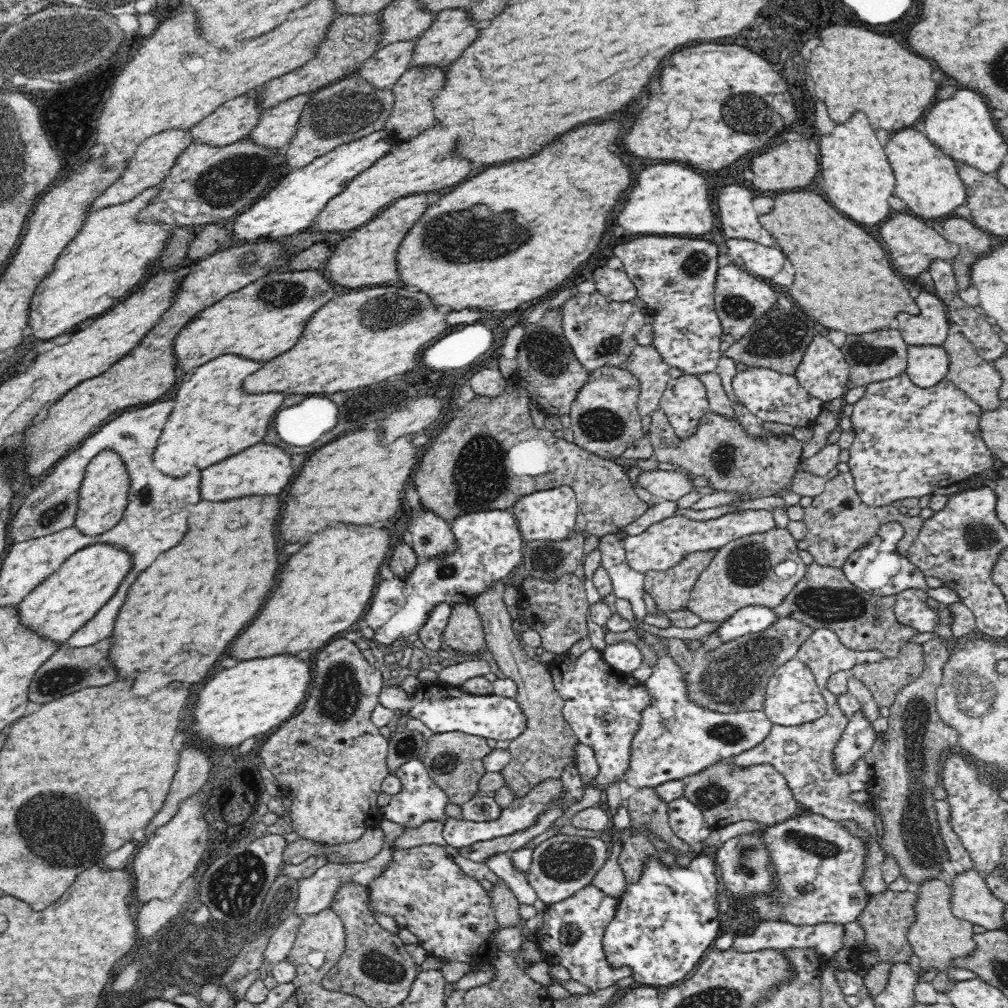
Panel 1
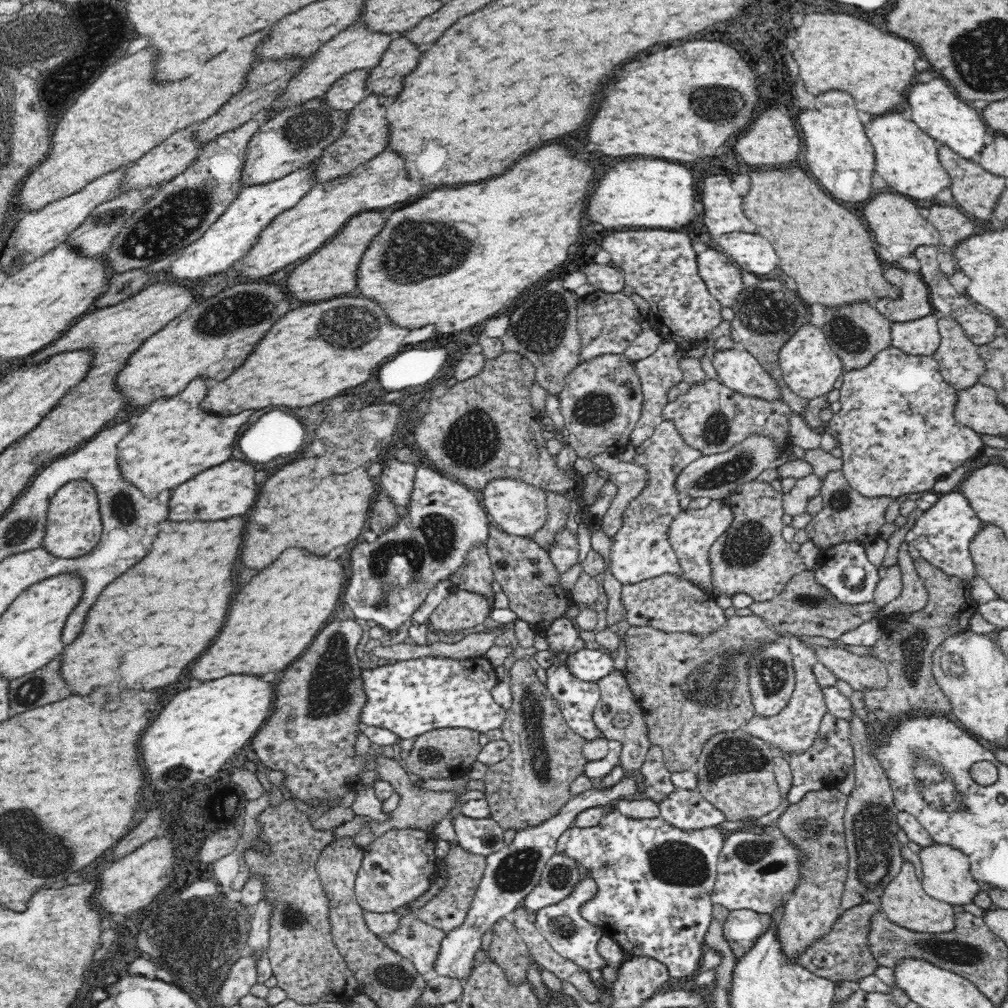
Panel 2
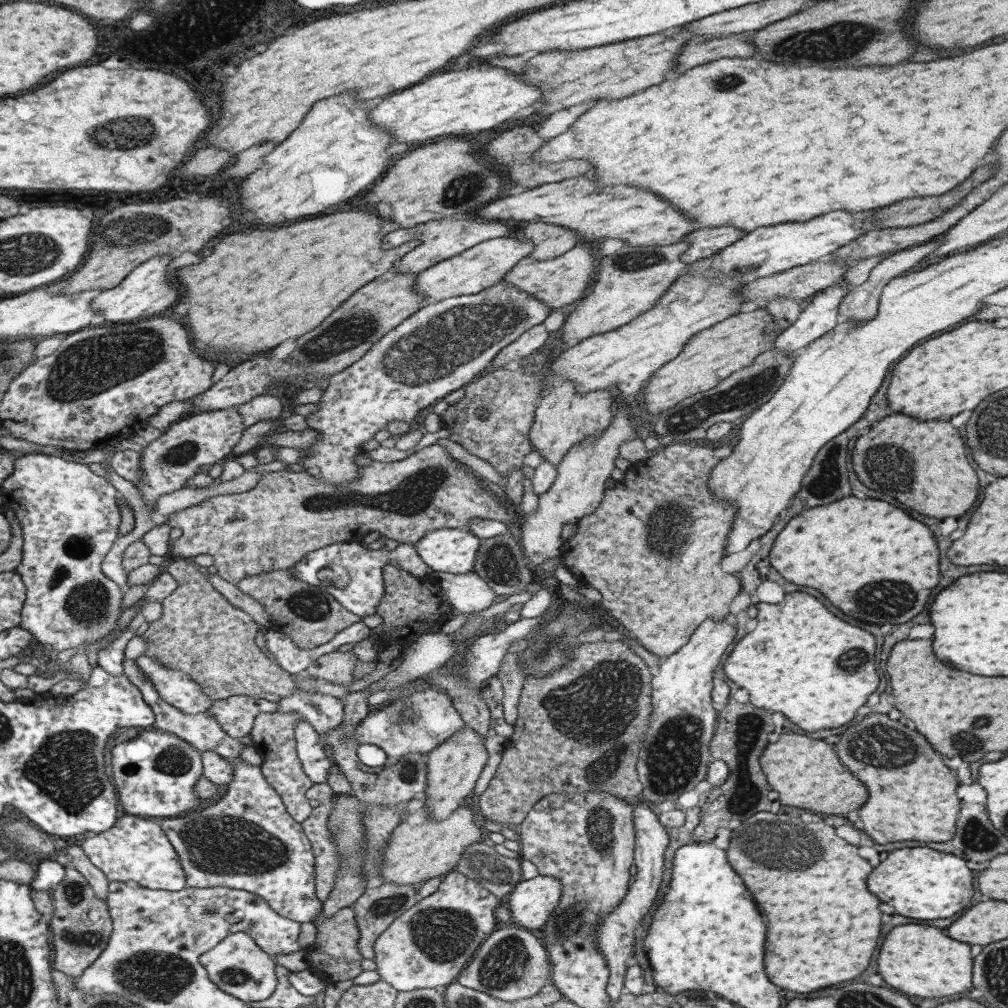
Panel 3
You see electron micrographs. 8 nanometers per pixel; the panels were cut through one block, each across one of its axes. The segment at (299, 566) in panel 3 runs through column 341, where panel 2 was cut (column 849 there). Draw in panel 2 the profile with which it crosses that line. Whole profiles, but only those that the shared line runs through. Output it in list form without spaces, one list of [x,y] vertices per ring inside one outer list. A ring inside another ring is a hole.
[[[858,542],[838,543],[818,554],[813,566],[814,580],[829,592],[838,604],[856,606],[873,602],[876,583],[880,578],[877,566],[866,556],[865,544]]]

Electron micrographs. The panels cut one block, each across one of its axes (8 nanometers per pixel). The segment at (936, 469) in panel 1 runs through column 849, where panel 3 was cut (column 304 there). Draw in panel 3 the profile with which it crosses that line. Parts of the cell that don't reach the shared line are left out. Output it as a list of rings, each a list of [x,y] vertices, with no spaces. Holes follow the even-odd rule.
[[[501,281],[478,294],[445,298],[427,304],[389,330],[361,358],[329,378],[326,388],[321,390],[322,398],[316,403],[319,409],[305,417],[307,428],[318,431],[318,439],[310,446],[301,448],[304,458],[297,463],[303,467],[302,471],[317,479],[333,485],[349,484],[349,481],[357,479],[361,466],[356,465],[353,458],[365,452],[363,442],[373,438],[375,432],[386,429],[391,420],[412,423],[419,409],[435,404],[452,390],[483,375],[501,349],[513,343],[529,328],[542,324],[552,311],[531,294]]]

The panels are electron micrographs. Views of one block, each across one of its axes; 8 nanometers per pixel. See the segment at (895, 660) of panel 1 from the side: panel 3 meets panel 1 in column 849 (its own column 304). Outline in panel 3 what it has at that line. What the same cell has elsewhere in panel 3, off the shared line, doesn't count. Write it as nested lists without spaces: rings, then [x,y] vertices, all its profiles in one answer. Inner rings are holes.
[[[331,651],[316,658],[304,669],[315,680],[331,681],[334,684],[347,685],[352,680],[353,666],[357,657],[350,651]]]

